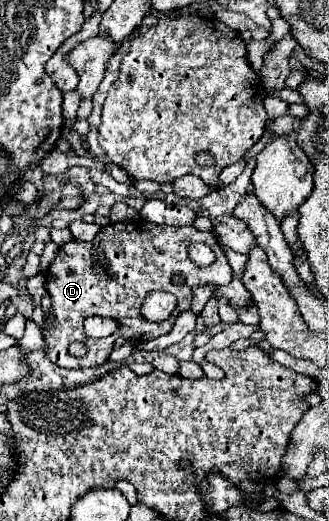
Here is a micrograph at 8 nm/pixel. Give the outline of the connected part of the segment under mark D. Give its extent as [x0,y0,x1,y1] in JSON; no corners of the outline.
[45,222,231,368]

